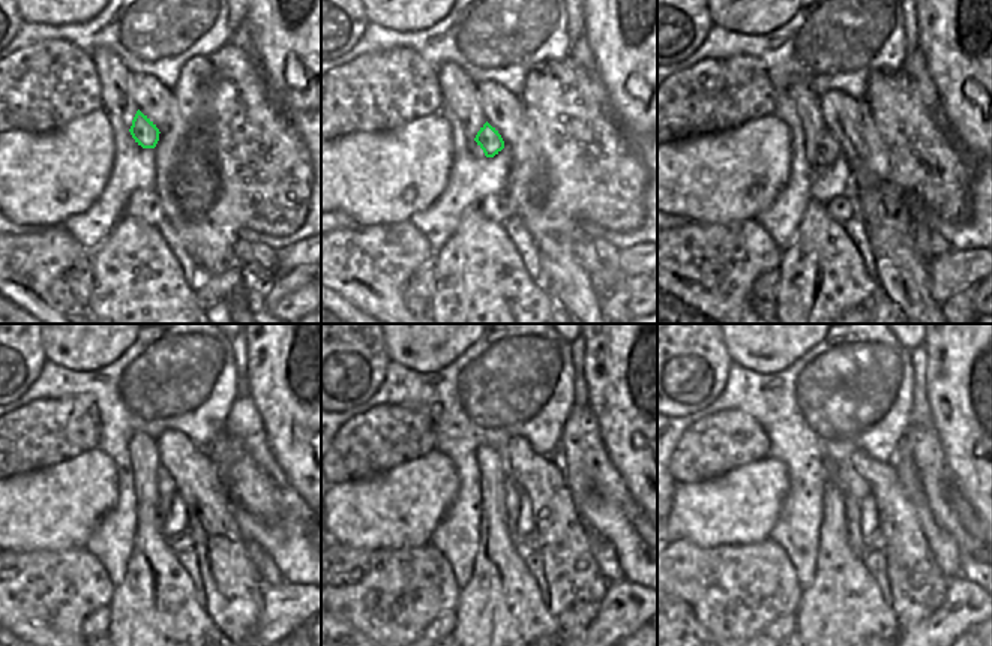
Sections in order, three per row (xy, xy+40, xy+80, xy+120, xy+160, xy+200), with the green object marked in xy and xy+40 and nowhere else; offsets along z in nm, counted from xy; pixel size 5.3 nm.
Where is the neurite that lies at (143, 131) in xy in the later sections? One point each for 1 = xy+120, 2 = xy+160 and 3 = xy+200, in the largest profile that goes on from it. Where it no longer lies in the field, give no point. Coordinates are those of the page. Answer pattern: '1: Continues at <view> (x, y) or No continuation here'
1: Continues at xy+120 (173, 507)
2: Continues at xy+160 (512, 492)
3: Continues at xy+200 (851, 517)

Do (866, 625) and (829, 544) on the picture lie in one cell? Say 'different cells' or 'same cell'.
same cell

